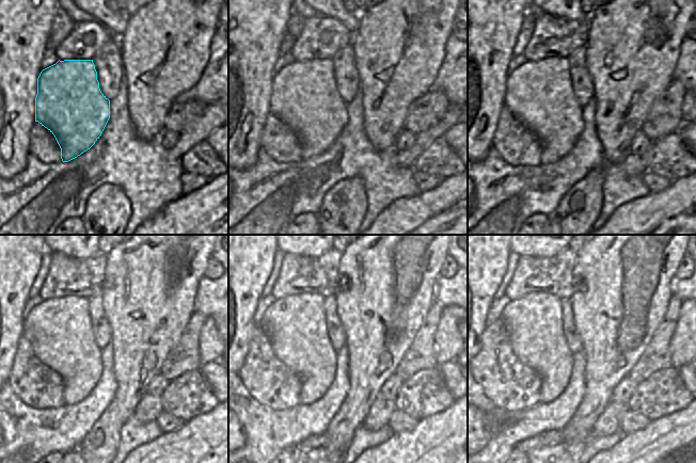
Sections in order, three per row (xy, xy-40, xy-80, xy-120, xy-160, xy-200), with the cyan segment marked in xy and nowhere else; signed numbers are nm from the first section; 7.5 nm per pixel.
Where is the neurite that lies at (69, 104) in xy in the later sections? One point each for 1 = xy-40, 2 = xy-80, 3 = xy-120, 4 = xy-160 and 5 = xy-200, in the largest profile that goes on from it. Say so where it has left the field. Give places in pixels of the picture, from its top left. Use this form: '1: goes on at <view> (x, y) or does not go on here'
1: goes on at xy-40 (304, 97)
2: goes on at xy-80 (539, 94)
3: goes on at xy-120 (59, 330)
4: goes on at xy-160 (296, 325)
5: goes on at xy-200 (534, 323)

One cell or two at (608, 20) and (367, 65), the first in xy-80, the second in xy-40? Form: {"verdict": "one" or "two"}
{"verdict": "one"}

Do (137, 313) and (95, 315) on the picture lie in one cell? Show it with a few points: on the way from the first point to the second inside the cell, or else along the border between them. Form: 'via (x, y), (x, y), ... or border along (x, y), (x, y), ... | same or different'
border along (100, 292), (100, 305), (111, 330), (111, 339) | different

